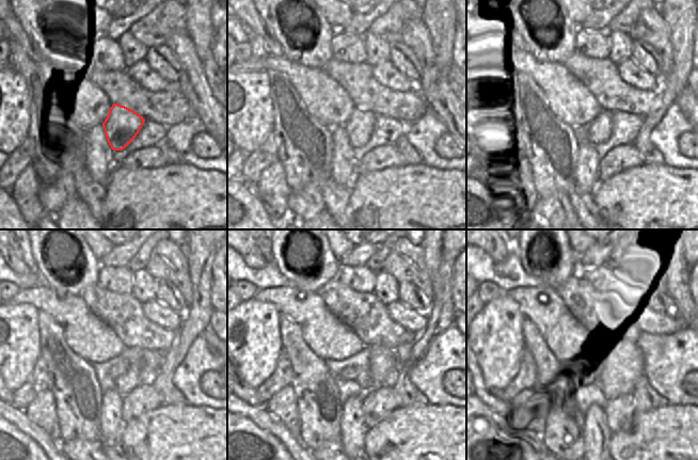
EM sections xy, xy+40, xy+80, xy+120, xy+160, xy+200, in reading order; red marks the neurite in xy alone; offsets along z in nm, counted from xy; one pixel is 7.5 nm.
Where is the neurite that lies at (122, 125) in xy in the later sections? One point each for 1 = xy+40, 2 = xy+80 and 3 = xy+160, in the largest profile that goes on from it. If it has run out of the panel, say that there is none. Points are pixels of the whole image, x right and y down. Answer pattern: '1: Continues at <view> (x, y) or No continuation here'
1: Continues at xy+40 (359, 128)
2: Continues at xy+80 (598, 130)
3: Continues at xy+160 (349, 374)

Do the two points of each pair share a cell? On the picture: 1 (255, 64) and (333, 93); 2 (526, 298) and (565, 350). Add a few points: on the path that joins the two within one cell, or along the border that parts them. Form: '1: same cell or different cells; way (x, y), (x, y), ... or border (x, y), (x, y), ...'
1: same cell; way (274, 64), (282, 64), (288, 67), (314, 86)
2: same cell; way (539, 311), (565, 337)

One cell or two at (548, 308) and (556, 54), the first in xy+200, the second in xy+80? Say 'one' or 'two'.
two

